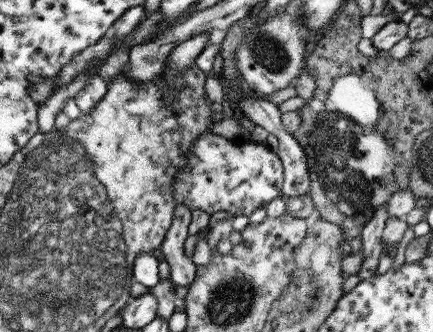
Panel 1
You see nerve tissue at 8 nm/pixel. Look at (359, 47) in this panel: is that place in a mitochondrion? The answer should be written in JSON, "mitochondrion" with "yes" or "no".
{"mitochondrion":"no"}

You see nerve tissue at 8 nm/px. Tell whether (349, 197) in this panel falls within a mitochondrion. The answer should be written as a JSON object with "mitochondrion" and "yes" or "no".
{"mitochondrion":"yes"}

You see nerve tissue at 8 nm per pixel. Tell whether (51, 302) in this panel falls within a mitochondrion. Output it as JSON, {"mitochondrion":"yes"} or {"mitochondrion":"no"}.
{"mitochondrion":"yes"}

